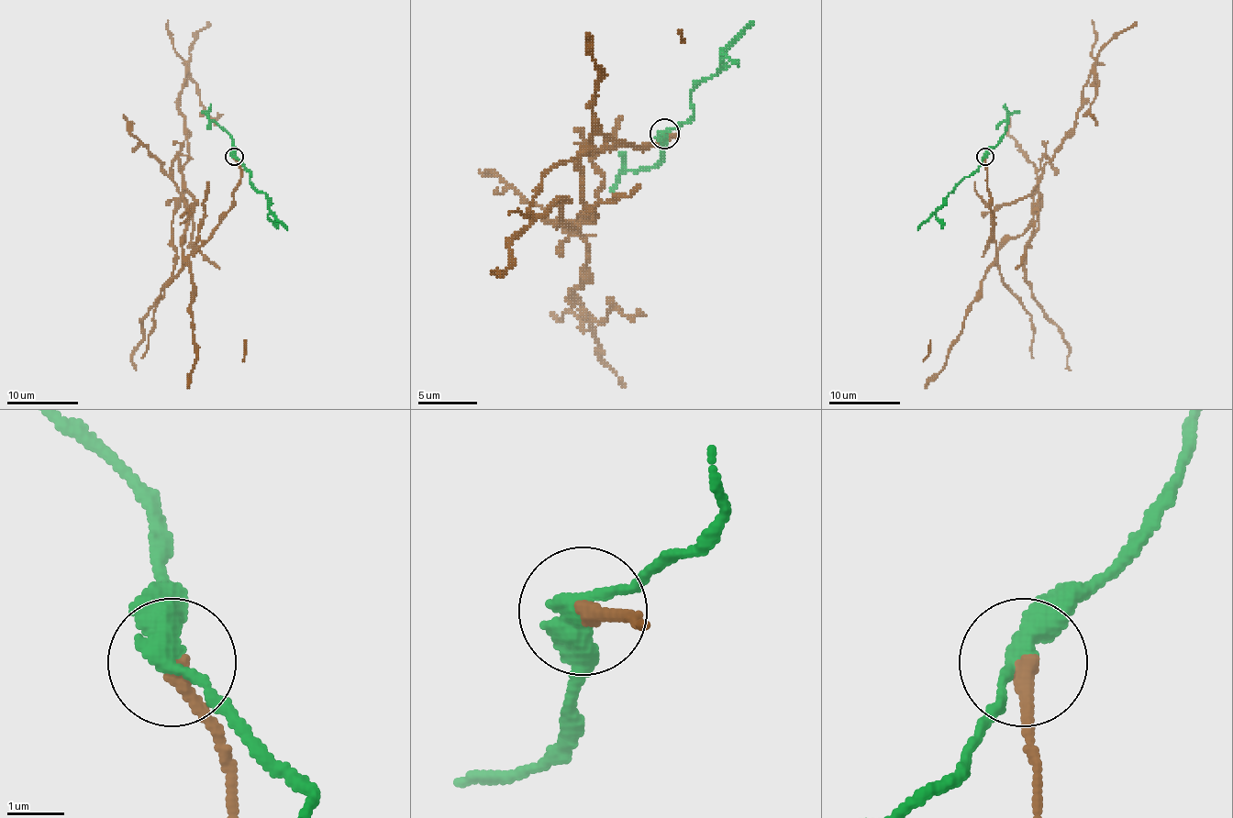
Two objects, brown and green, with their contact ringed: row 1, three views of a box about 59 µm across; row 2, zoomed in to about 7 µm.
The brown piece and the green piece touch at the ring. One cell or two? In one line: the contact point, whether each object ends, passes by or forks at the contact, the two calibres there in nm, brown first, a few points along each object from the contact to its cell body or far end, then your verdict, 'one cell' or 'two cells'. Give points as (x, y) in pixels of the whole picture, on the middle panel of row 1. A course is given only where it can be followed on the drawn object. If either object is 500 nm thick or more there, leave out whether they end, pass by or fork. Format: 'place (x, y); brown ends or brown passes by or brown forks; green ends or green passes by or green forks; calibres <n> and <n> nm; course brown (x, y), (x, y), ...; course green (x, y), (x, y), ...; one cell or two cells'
place (664, 134); brown ends; green passes by; calibres 280 and 380 nm; course brown (663, 134), (675, 138), (583, 152), (577, 170), (586, 215), (577, 232), (589, 250), (572, 294), (622, 387); course green (663, 134), (694, 114), (690, 93), (717, 71), (720, 54), (752, 21); two cells

